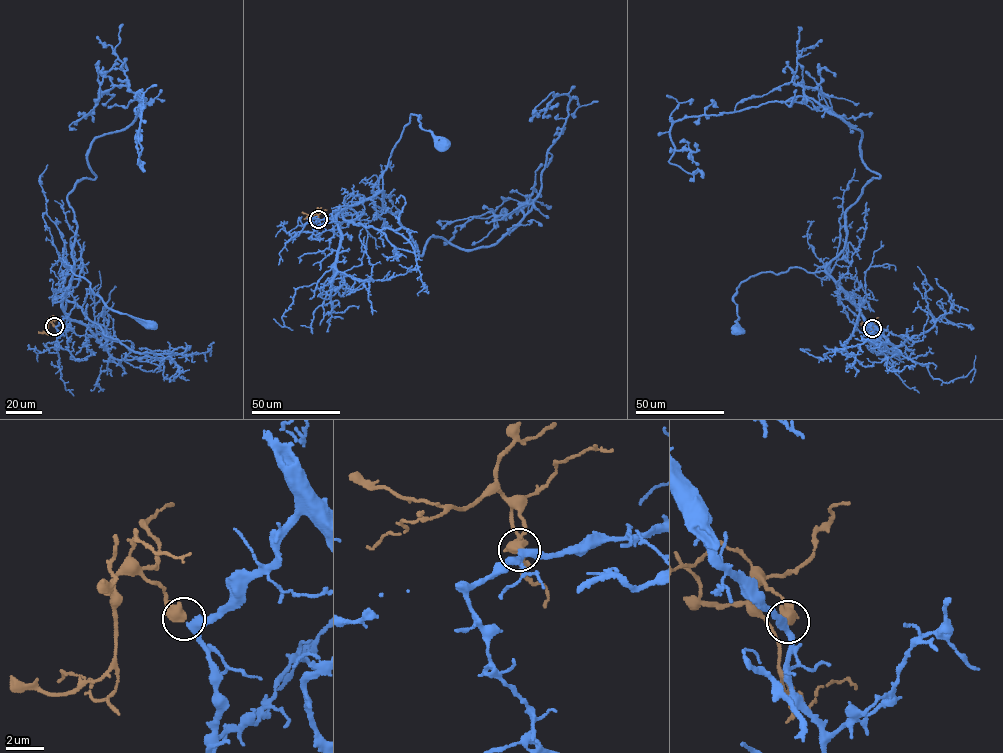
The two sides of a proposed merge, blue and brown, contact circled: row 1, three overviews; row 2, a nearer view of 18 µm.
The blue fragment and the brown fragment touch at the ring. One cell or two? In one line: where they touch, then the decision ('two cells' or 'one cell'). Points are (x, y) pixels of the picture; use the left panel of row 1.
place (54, 326); one cell

